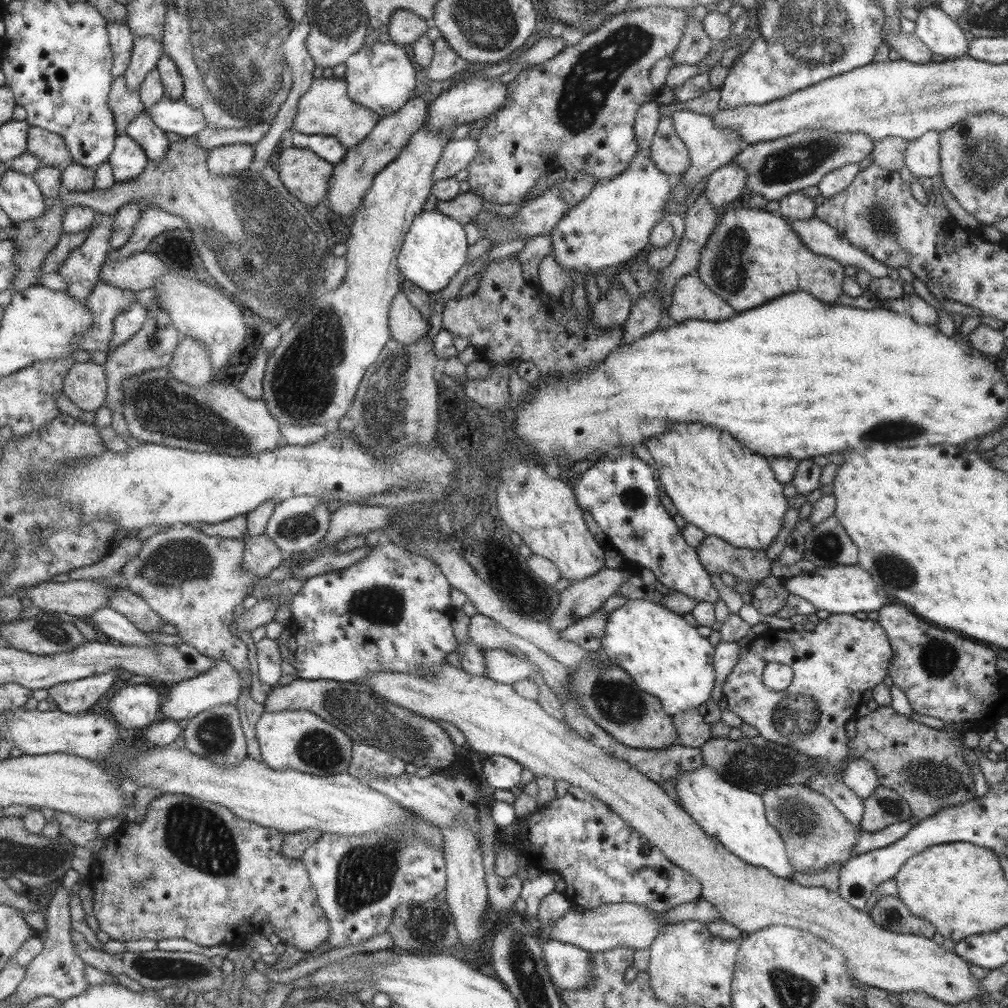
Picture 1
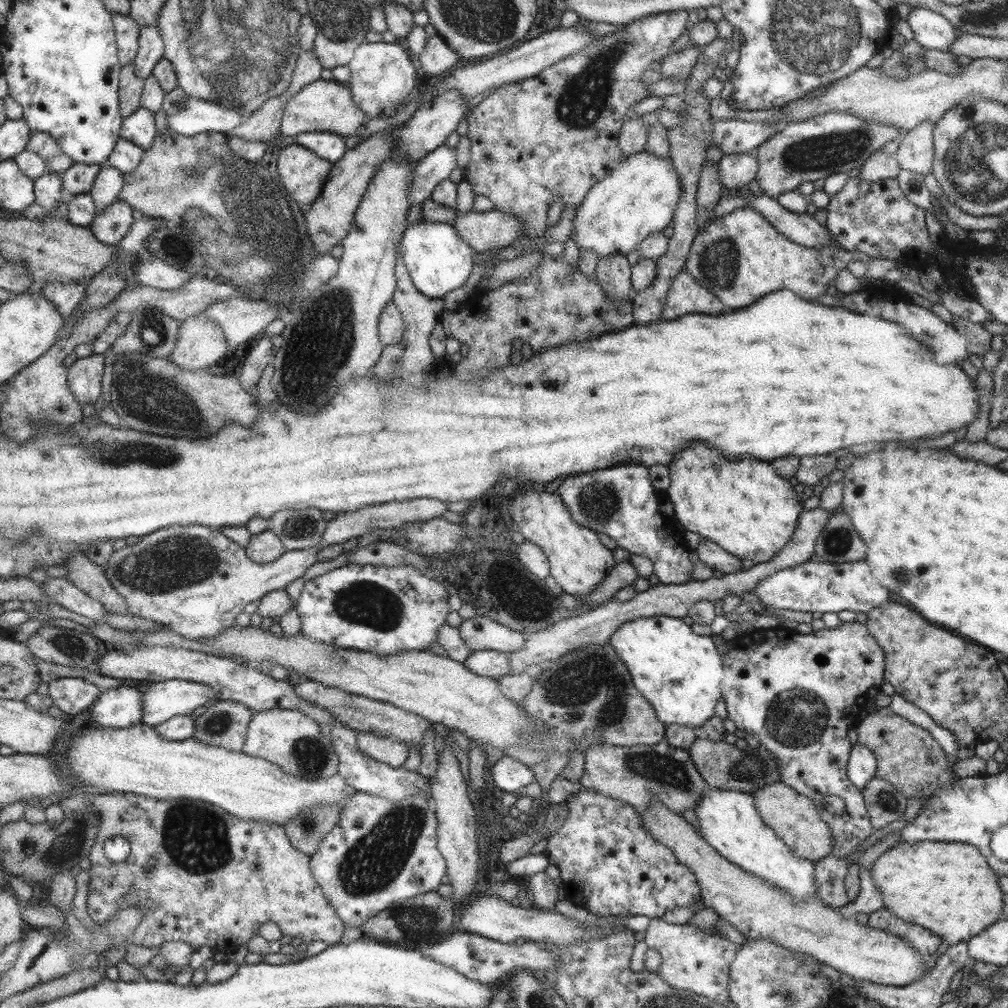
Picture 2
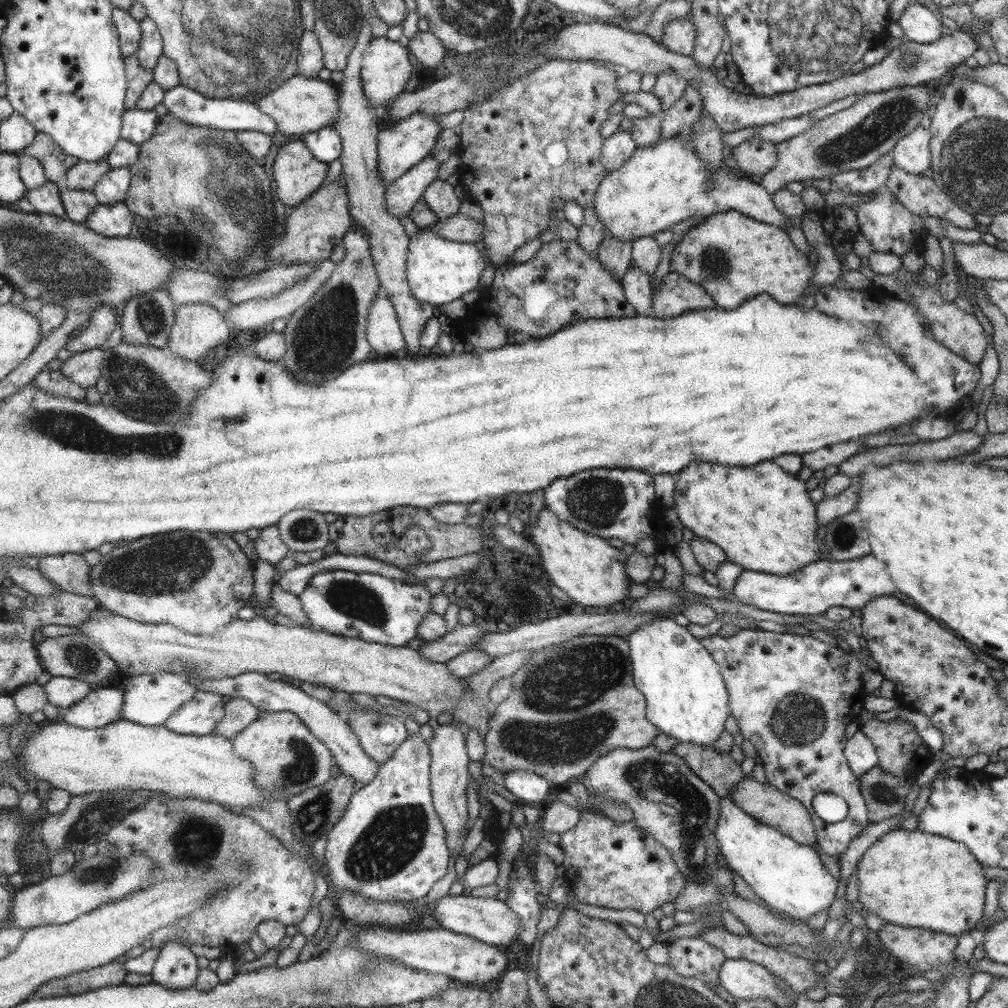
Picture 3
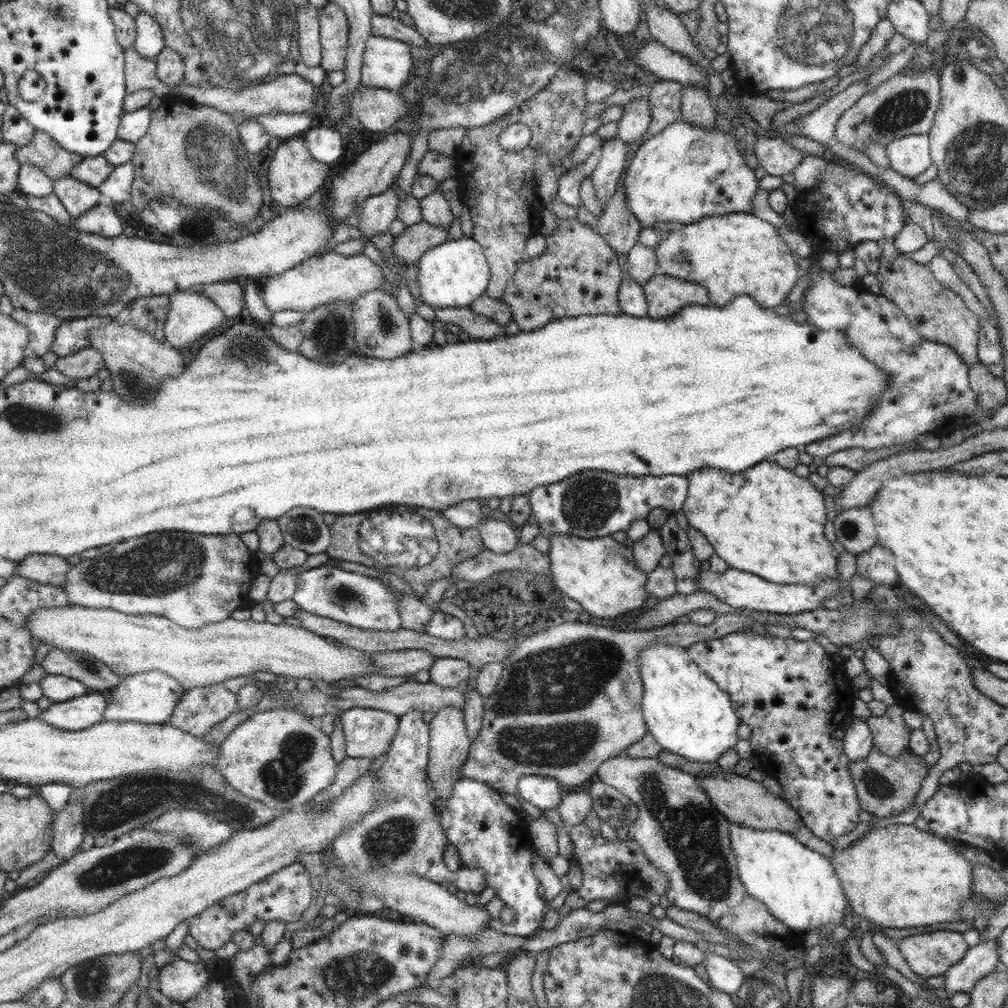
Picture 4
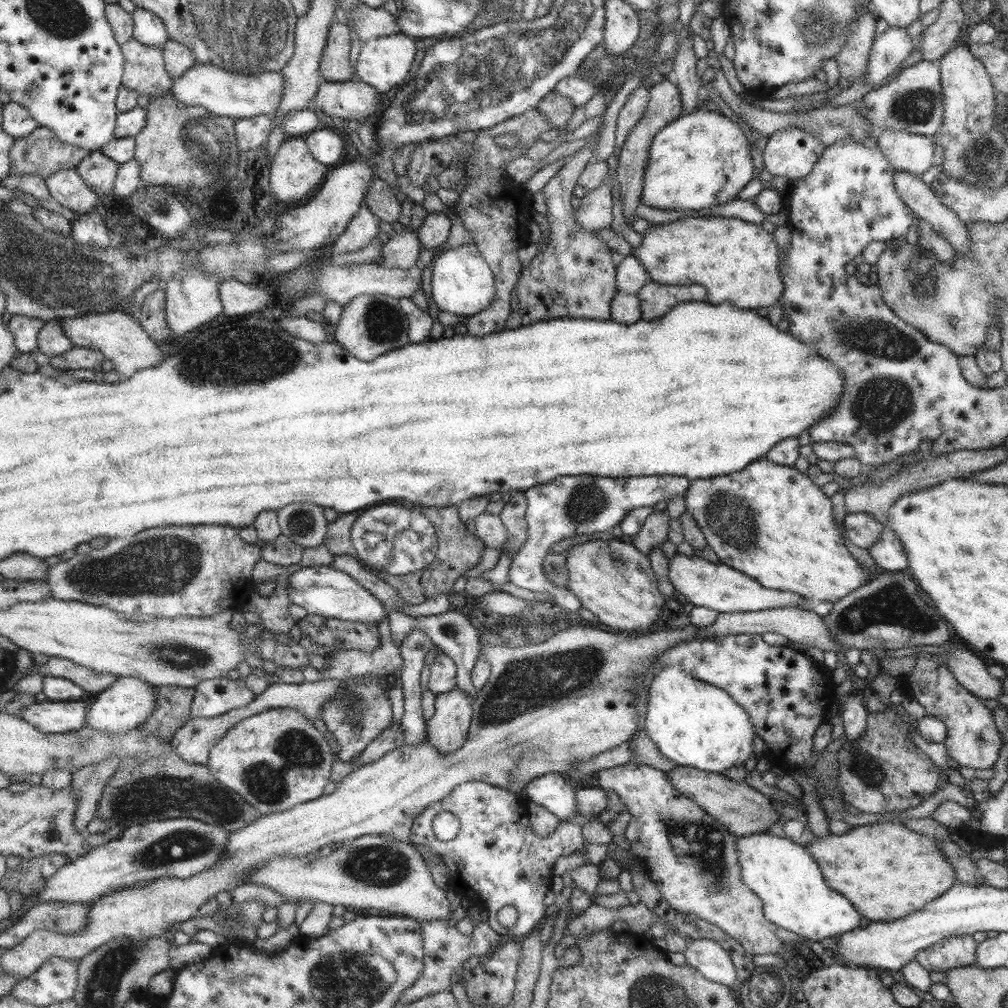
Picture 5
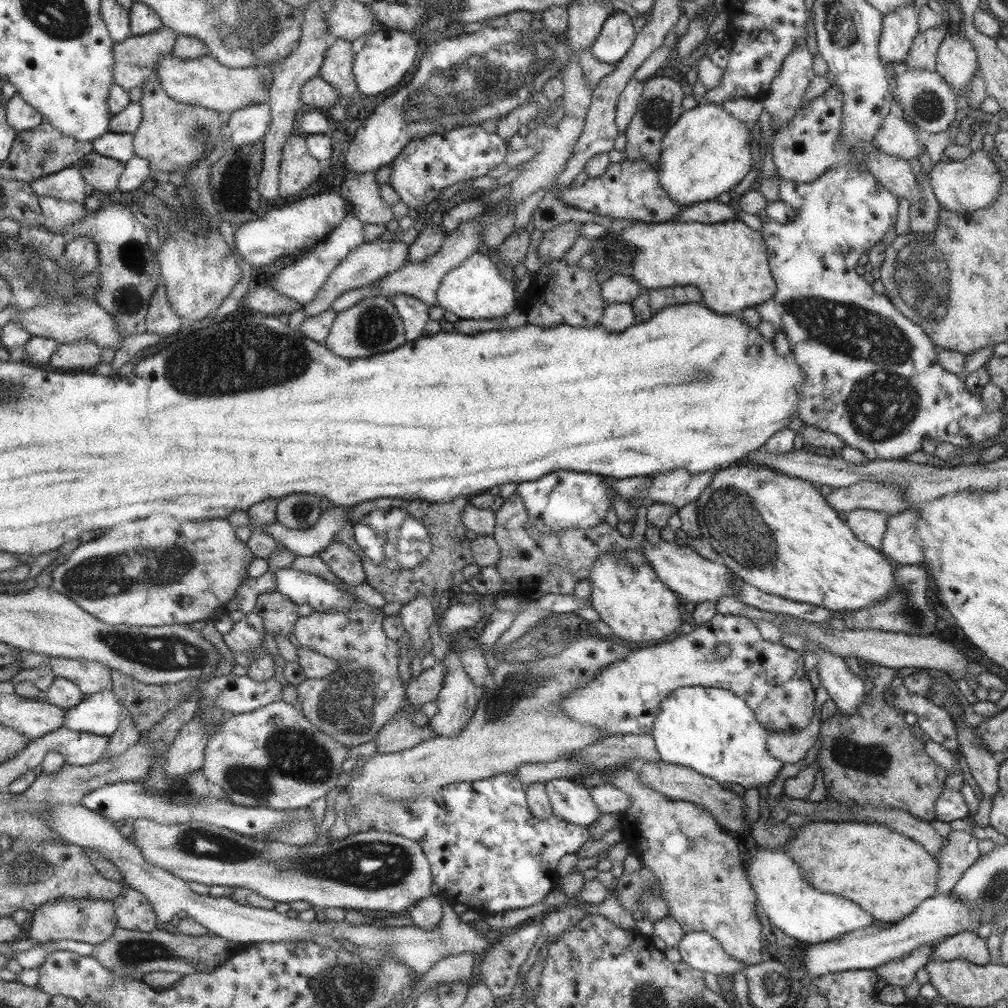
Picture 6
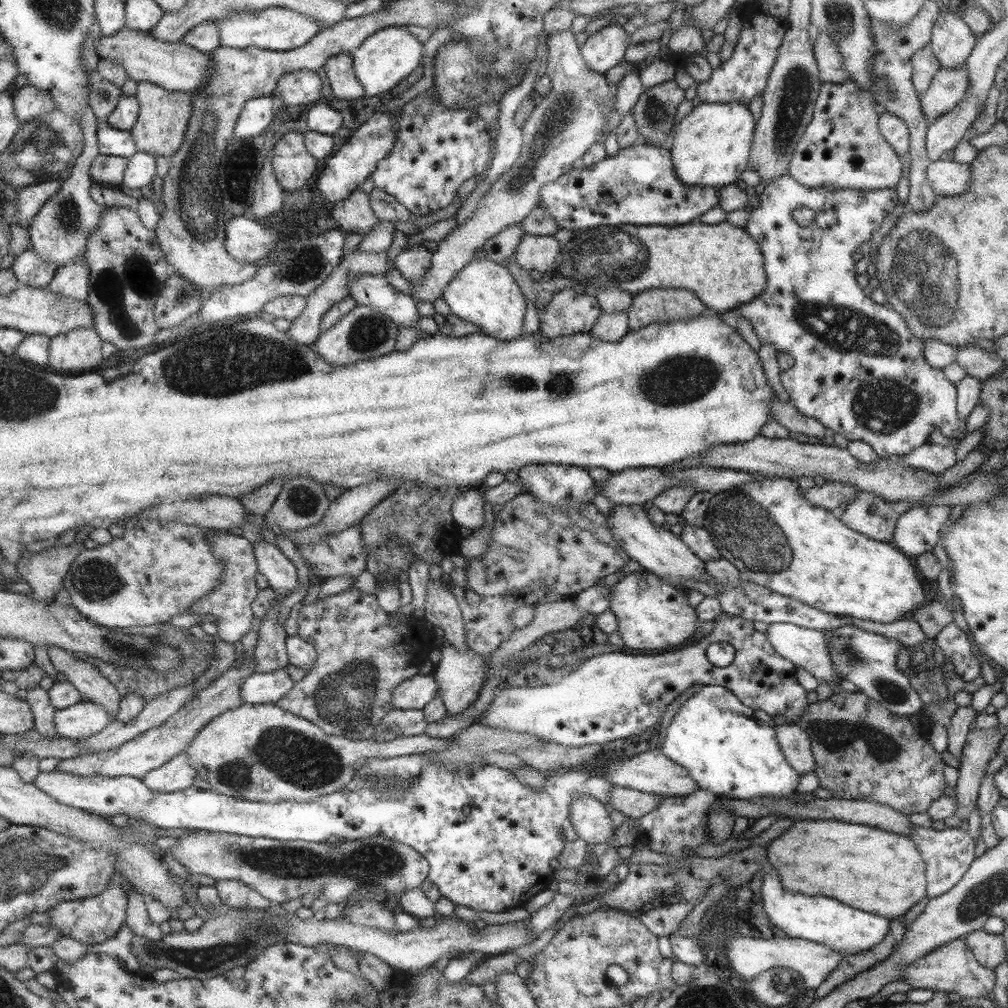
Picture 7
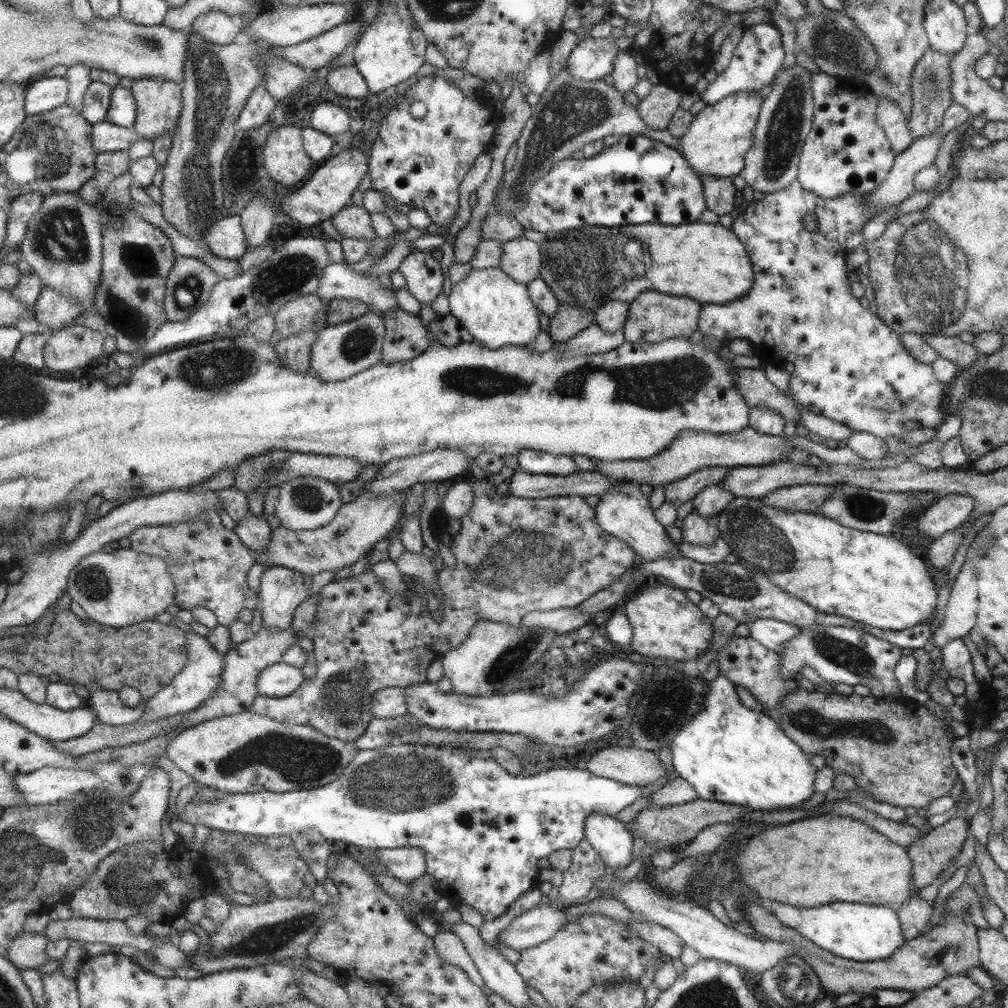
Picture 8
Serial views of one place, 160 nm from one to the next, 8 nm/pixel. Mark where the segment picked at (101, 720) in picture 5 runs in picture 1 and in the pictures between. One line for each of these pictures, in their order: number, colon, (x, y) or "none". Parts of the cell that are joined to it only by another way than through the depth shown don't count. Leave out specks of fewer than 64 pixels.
1: (221, 684)
2: (162, 701)
3: (151, 699)
4: (151, 697)

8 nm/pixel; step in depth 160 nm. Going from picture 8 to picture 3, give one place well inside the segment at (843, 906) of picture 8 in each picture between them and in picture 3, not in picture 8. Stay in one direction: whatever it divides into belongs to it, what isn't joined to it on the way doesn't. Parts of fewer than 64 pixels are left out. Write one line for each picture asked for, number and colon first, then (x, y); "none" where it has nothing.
3: (787, 875)
4: (799, 887)
5: (795, 897)
6: (790, 903)
7: (845, 929)

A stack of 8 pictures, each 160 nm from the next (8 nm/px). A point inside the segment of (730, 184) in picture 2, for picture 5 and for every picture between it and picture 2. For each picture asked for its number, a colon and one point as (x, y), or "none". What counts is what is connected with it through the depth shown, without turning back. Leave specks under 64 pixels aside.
3: (753, 157)
4: (776, 156)
5: (791, 153)

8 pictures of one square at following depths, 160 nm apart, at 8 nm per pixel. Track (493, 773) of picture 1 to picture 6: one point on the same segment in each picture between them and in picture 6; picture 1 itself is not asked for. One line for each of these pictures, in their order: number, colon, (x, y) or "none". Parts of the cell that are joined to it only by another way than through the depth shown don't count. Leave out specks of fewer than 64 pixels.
2: (508, 775)
3: (527, 786)
4: (544, 793)
5: (552, 791)
6: (572, 802)

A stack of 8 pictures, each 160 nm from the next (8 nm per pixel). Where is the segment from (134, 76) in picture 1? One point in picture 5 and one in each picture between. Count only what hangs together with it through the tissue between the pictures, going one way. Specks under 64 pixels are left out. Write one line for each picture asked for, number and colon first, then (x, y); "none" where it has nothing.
2: (152, 46)
3: (151, 50)
4: (151, 41)
5: (149, 28)

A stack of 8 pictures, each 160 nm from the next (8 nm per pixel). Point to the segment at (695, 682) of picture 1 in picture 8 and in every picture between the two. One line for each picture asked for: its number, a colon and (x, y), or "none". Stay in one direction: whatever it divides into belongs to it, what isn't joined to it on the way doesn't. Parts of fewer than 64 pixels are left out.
2: (677, 672)
3: (685, 696)
4: (686, 713)
5: (695, 725)
6: (709, 730)
7: (714, 735)
8: (728, 753)

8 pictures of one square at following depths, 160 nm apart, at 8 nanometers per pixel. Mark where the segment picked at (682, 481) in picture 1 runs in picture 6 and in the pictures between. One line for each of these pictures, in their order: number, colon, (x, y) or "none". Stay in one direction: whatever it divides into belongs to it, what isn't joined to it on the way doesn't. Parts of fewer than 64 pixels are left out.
2: (742, 504)
3: (763, 520)
4: (765, 520)
5: (769, 521)
6: (774, 531)

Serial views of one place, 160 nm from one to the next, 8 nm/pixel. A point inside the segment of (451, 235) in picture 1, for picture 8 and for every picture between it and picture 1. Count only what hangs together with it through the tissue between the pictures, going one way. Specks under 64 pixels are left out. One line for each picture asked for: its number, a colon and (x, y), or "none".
2: (438, 261)
3: (439, 271)
4: (452, 274)
5: (461, 283)
6: (475, 290)
7: (483, 293)
8: (496, 310)

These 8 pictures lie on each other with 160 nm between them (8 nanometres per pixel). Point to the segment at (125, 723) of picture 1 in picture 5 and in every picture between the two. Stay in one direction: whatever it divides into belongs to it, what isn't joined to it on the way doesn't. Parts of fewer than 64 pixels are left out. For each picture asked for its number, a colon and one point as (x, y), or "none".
2: (121, 707)
3: (104, 705)
4: (81, 713)
5: (50, 717)

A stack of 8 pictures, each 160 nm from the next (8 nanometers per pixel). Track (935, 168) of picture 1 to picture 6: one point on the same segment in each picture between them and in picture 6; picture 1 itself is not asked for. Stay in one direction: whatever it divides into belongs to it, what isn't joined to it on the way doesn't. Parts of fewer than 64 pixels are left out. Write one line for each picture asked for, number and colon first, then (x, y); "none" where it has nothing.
2: (915, 152)
3: (912, 154)
4: (909, 156)
5: (911, 153)
6: (895, 137)

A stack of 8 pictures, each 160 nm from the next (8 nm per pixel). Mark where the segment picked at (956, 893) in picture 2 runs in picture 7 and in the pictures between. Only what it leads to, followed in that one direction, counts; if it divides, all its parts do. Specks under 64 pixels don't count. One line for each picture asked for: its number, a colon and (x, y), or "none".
3: (912, 879)
4: (896, 876)
5: (889, 871)
6: (889, 875)
7: (873, 870)

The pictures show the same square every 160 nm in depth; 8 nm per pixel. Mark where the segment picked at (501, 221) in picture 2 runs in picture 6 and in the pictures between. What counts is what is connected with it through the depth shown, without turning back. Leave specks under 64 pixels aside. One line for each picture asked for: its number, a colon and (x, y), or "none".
3: (457, 228)
4: (408, 247)
5: (400, 252)
6: (370, 262)

